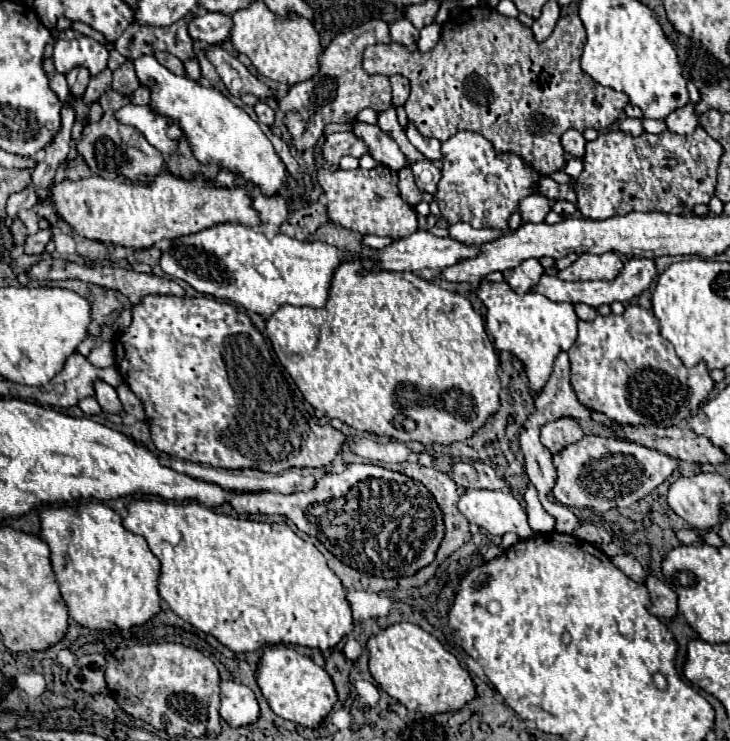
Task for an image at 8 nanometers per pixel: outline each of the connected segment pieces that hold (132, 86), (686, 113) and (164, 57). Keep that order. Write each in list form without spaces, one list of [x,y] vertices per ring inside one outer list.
[[[126,61],[120,69],[114,71],[114,81],[112,81],[112,89],[114,91],[130,97],[138,89],[138,85],[140,83],[138,83],[138,77],[136,77],[132,61]]]
[[[688,103],[686,107],[680,107],[678,111],[672,111],[666,119],[666,125],[672,133],[694,133],[698,127],[698,115],[694,115],[694,105]]]
[[[158,51],[156,55],[156,61],[160,63],[160,65],[164,65],[168,71],[172,71],[174,75],[186,75],[186,71],[184,71],[184,63],[178,59],[178,57],[174,57],[174,55],[170,55],[170,53],[164,53],[164,51]]]

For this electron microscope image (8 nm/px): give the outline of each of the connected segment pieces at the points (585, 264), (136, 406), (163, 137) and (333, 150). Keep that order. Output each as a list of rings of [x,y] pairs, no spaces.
[[[582,253],[570,267],[558,271],[562,281],[594,281],[594,279],[614,279],[622,269],[622,261],[616,253]]]
[[[120,383],[120,385],[116,387],[116,391],[118,391],[118,397],[120,397],[120,403],[122,403],[124,413],[130,413],[130,415],[134,415],[138,421],[144,421],[144,407],[142,407],[140,399],[130,391],[130,387],[128,387],[126,383]]]
[[[126,103],[124,107],[120,107],[114,113],[114,117],[118,119],[118,123],[138,129],[164,157],[170,157],[176,153],[178,139],[168,139],[170,119],[154,113],[154,109],[150,105]]]
[[[350,133],[326,135],[326,141],[322,143],[322,157],[324,157],[326,165],[336,165],[342,155],[360,157],[366,153],[368,151],[366,151],[364,141],[356,139],[356,135],[350,135]]]

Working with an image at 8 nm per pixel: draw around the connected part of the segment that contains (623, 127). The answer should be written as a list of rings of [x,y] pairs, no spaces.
[[[622,119],[620,123],[620,131],[626,131],[626,135],[642,135],[644,127],[642,127],[642,119]]]

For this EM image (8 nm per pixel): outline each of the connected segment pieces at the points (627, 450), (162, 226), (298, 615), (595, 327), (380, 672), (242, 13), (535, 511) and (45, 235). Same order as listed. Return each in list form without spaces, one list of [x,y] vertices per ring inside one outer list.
[[[584,435],[578,443],[564,447],[554,455],[552,463],[556,467],[556,483],[552,487],[554,499],[566,507],[588,507],[598,513],[614,507],[630,507],[664,483],[676,469],[676,461],[666,453],[632,441],[598,435]]]
[[[160,173],[152,183],[130,183],[126,177],[104,179],[98,175],[76,181],[64,179],[48,187],[44,203],[50,205],[78,235],[106,245],[132,249],[148,249],[162,239],[178,239],[220,223],[260,225],[260,217],[250,205],[252,201],[246,187],[206,187],[204,177],[186,181],[170,173]]]
[[[132,501],[132,505],[128,507],[128,517],[122,521],[124,527],[132,533],[138,533],[146,539],[150,551],[160,559],[162,563],[162,571],[160,571],[160,597],[168,603],[168,607],[182,617],[184,621],[188,621],[190,625],[194,625],[196,629],[216,637],[224,647],[228,647],[234,653],[250,653],[250,651],[258,651],[266,645],[300,645],[300,647],[310,647],[310,649],[332,649],[340,643],[340,639],[344,635],[350,635],[354,629],[354,621],[352,621],[352,611],[350,611],[350,603],[346,599],[346,589],[342,585],[342,581],[330,571],[330,567],[326,565],[326,559],[322,557],[322,553],[312,545],[306,543],[304,539],[300,539],[284,521],[282,523],[258,523],[258,521],[250,521],[250,519],[238,519],[238,517],[230,517],[230,515],[222,515],[216,513],[214,509],[208,509],[206,505],[200,503],[164,503],[164,501]]]
[[[632,303],[622,315],[596,315],[594,321],[578,323],[578,337],[570,347],[570,365],[572,365],[572,389],[578,401],[590,409],[604,413],[610,421],[618,425],[654,425],[654,427],[684,427],[686,419],[700,403],[708,397],[714,387],[714,381],[706,369],[706,363],[698,363],[692,369],[684,367],[676,357],[674,347],[660,335],[660,323],[656,315],[644,307]]]
[[[398,623],[374,635],[368,641],[370,673],[378,685],[406,709],[418,713],[458,711],[476,697],[476,687],[470,673],[448,653],[442,643],[412,623]]]
[[[256,1],[248,9],[240,9],[232,15],[232,45],[244,53],[256,71],[272,81],[296,85],[318,73],[318,55],[322,53],[318,31],[308,19],[294,15],[292,19],[280,21],[264,3]]]
[[[528,483],[526,487],[526,493],[524,493],[524,501],[526,501],[526,513],[528,513],[528,521],[530,521],[530,527],[538,533],[548,533],[554,529],[554,519],[542,509],[540,501],[538,501],[538,495],[534,491],[534,485]]]
[[[42,229],[42,231],[38,231],[36,235],[26,237],[24,247],[22,247],[24,253],[26,253],[26,255],[38,255],[38,253],[42,253],[44,247],[46,247],[46,243],[50,241],[50,237],[52,237],[52,231],[50,231],[50,229]]]

